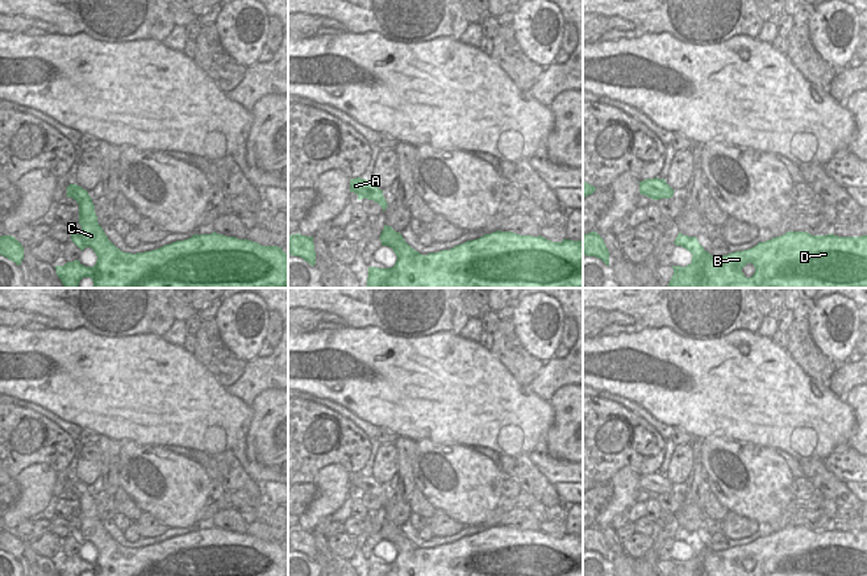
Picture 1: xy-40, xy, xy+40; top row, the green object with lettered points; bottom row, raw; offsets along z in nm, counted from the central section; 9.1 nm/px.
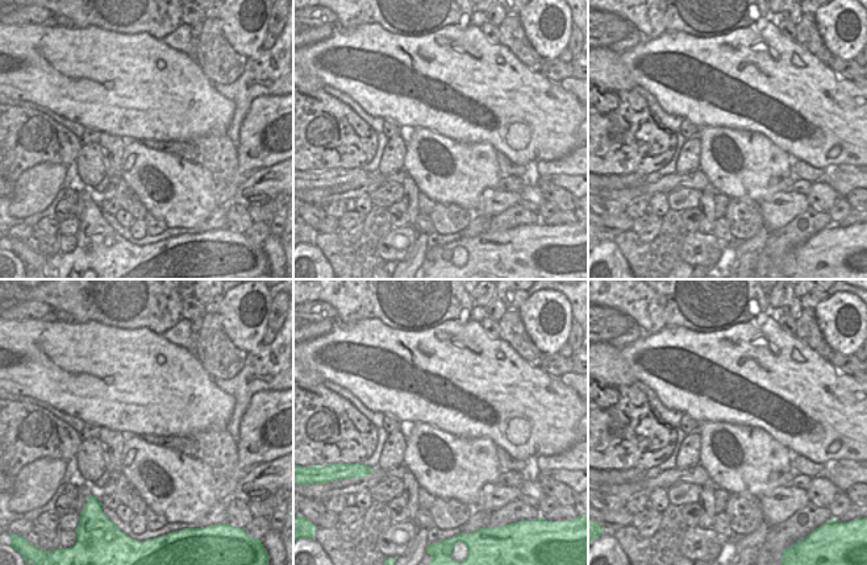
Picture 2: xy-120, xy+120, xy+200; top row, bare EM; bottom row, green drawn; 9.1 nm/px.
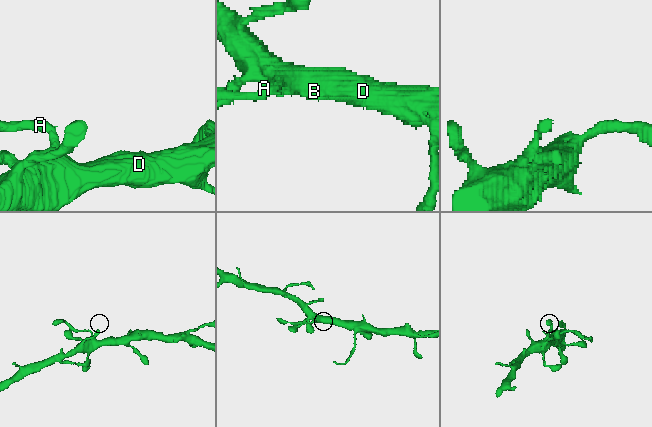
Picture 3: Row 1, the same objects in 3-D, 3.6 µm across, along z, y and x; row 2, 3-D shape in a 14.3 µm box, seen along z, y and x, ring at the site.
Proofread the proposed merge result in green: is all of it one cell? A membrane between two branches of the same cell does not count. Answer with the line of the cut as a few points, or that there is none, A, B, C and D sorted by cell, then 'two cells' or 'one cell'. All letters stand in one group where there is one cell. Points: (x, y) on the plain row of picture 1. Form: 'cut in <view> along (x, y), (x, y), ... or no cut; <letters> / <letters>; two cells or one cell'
cut in xy-40 along (88, 491), (80, 492), (76, 496); A / B C D; two cells

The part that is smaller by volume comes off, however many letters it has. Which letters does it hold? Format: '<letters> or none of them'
A

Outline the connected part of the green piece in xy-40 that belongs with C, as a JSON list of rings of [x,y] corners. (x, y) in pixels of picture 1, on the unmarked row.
[[[84,492],[76,497],[79,498],[82,527],[71,529],[71,535],[82,546],[86,542],[91,542],[97,555],[93,562],[86,562],[78,554],[67,556],[64,560],[55,560],[61,576],[80,576],[83,572],[91,572],[92,576],[288,576],[288,548],[282,542],[262,540],[246,533],[238,534],[235,531],[217,529],[216,526],[212,529],[195,529],[188,534],[176,535],[151,546],[137,548],[124,547],[108,534],[103,522],[99,519],[92,493]]]

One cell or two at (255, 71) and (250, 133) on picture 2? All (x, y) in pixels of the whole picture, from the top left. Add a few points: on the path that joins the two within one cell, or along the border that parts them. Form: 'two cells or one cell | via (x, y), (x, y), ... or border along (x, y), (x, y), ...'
two cells | border along (279, 95), (259, 95), (251, 103), (238, 128)

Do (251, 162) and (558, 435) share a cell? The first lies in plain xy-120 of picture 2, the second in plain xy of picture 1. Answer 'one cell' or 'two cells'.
one cell

